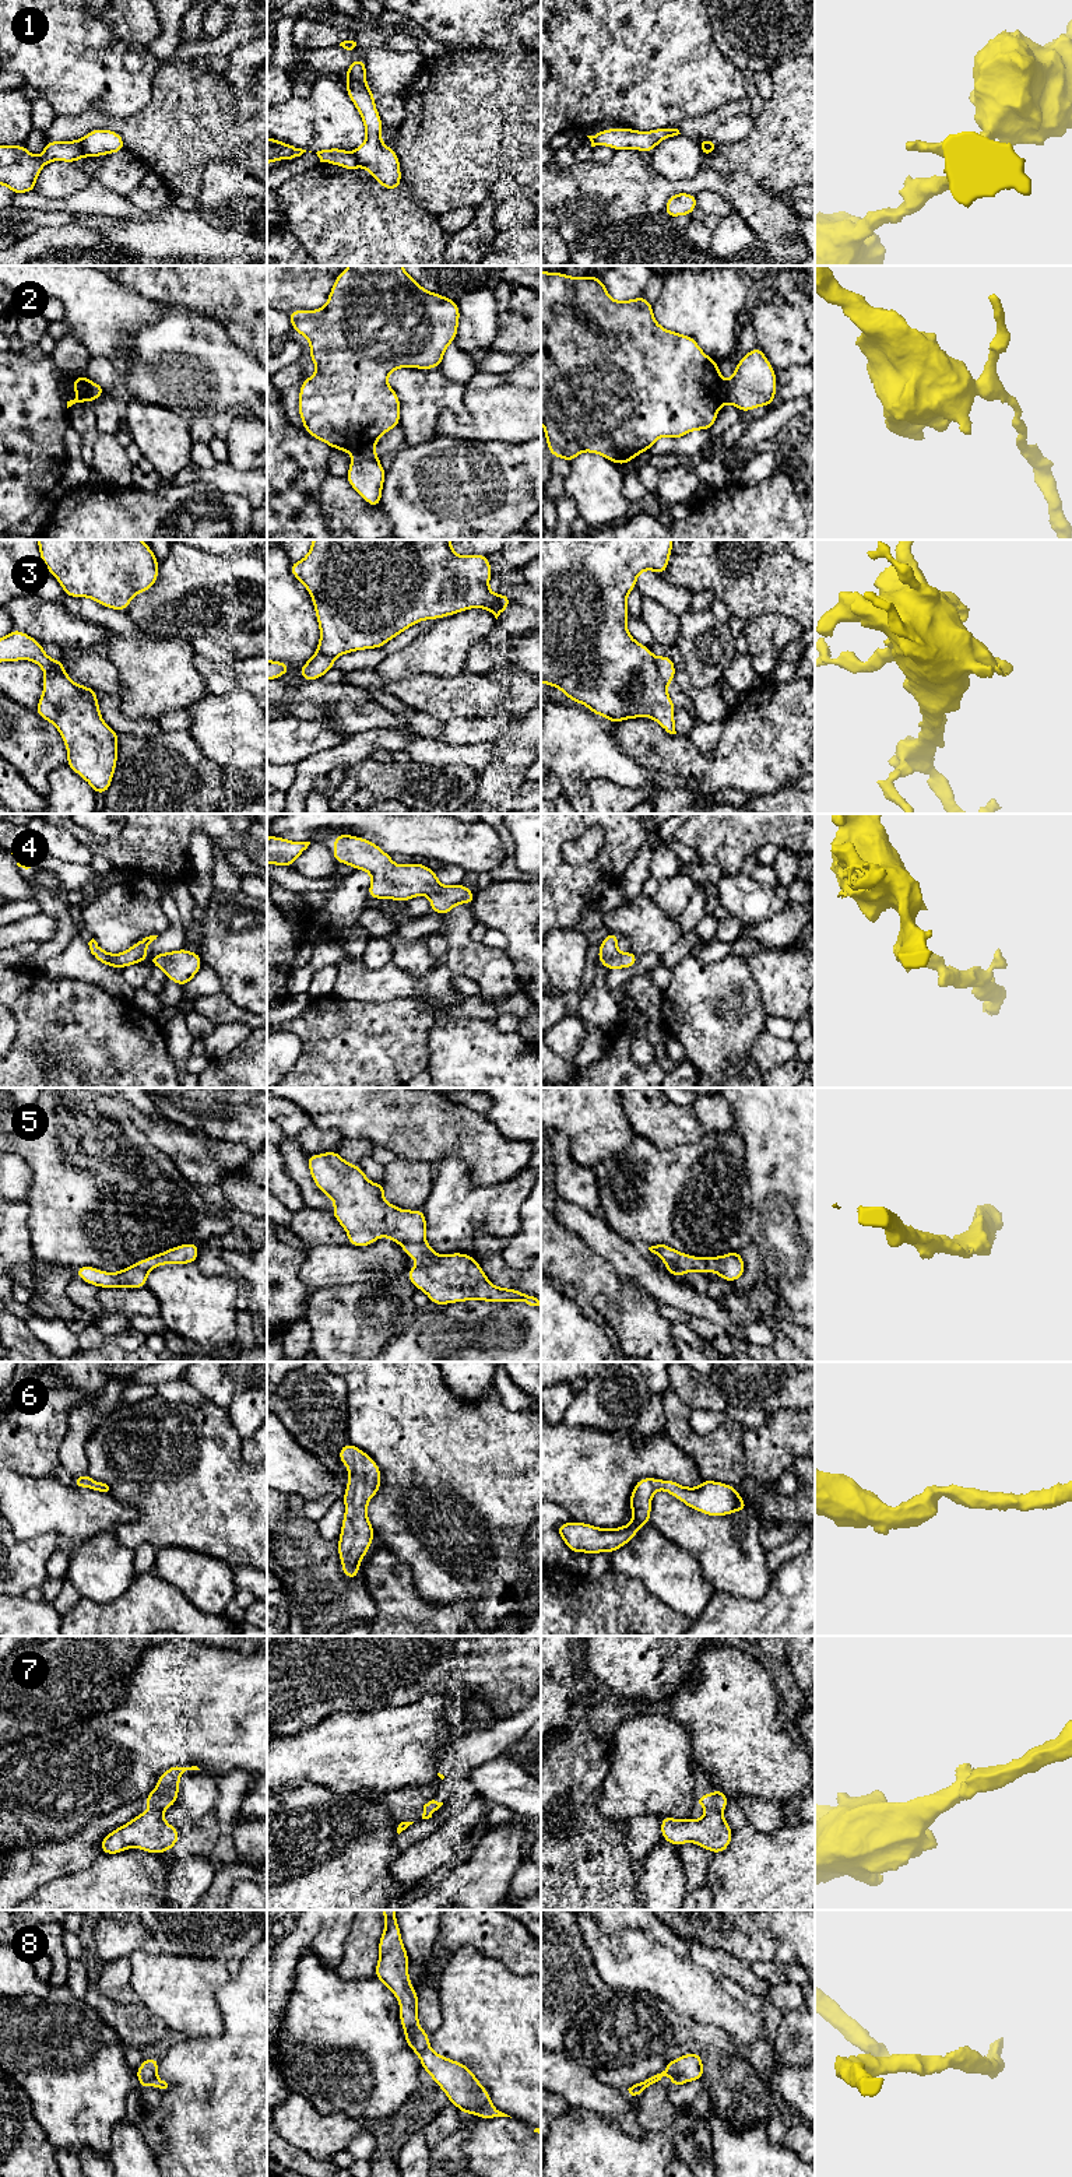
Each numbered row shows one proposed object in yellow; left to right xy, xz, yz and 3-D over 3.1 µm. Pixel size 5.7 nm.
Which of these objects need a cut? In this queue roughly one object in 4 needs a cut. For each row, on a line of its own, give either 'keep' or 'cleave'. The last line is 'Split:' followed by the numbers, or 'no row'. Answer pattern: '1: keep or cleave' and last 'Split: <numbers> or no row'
1: cleave
2: cleave
3: cleave
4: keep
5: keep
6: keep
7: cleave
8: keep
Split: 1, 2, 3, 7

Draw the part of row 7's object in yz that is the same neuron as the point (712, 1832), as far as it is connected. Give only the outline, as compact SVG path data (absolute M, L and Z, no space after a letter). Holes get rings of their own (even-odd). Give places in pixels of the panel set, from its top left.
M710 1808L700 1819L681 1819L671 1816L660 1818L661 1836L664 1840L678 1847L683 1843L695 1843L710 1850L713 1854L725 1851L731 1843L734 1832L723 1818L723 1812Z

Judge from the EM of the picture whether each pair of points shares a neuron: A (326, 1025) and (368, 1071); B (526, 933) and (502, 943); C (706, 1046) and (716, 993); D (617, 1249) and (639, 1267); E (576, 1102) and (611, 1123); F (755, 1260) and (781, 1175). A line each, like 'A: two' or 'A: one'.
A: one
B: two
C: one
D: one
E: one
F: two

